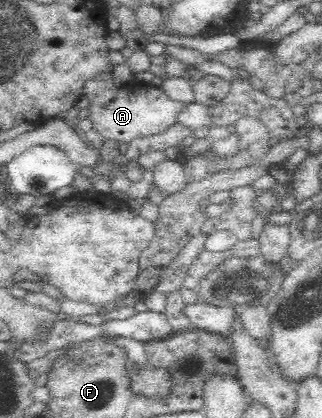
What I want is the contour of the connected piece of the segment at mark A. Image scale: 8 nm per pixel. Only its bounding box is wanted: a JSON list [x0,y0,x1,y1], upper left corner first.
[83,78,184,142]

